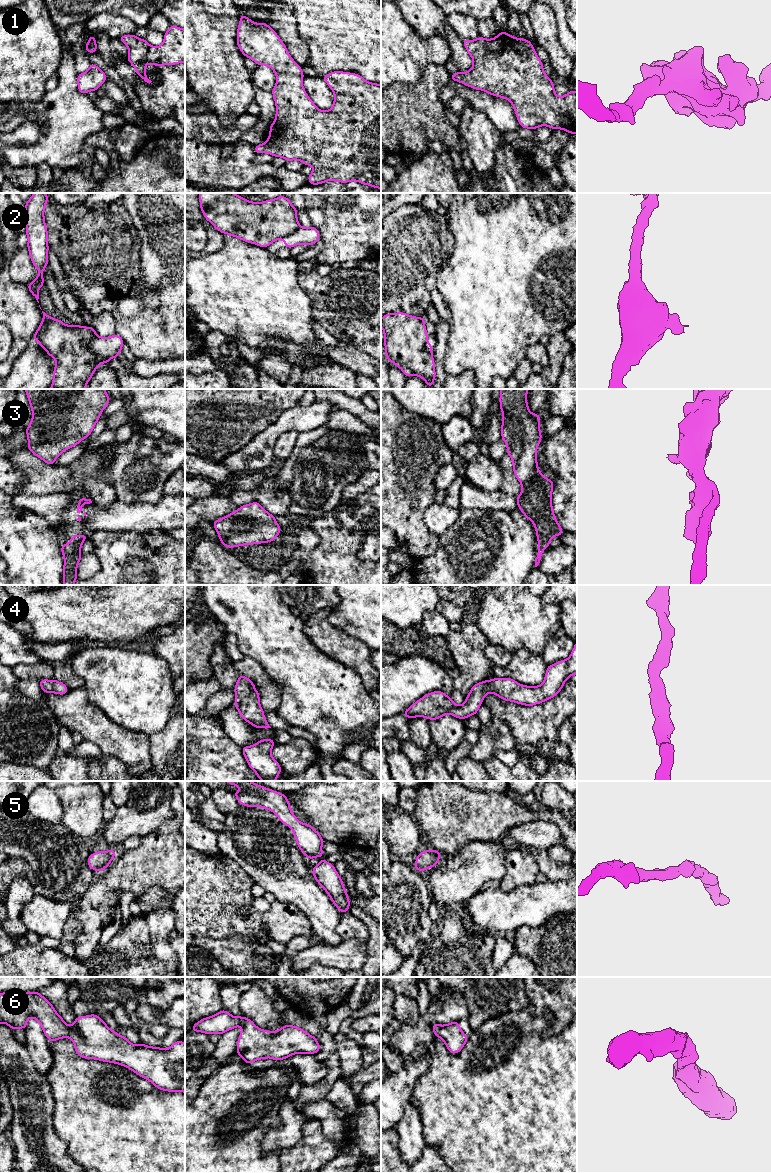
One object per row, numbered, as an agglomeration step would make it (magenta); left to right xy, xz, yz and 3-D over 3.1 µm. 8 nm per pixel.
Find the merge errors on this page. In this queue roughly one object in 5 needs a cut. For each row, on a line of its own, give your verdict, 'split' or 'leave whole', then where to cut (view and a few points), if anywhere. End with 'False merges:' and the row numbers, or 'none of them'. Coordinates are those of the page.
1: leave whole; no cut
2: split; cut in xy along (96, 334), (88, 343), (88, 347), (101, 362)
3: leave whole; no cut
4: leave whole; no cut
5: leave whole; no cut
6: leave whole; no cut
False merges: 2

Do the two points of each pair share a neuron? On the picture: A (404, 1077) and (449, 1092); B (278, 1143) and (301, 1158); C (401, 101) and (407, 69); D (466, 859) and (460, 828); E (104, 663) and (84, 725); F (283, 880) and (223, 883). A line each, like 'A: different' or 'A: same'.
A: different
B: different
C: different
D: different
E: different
F: different

